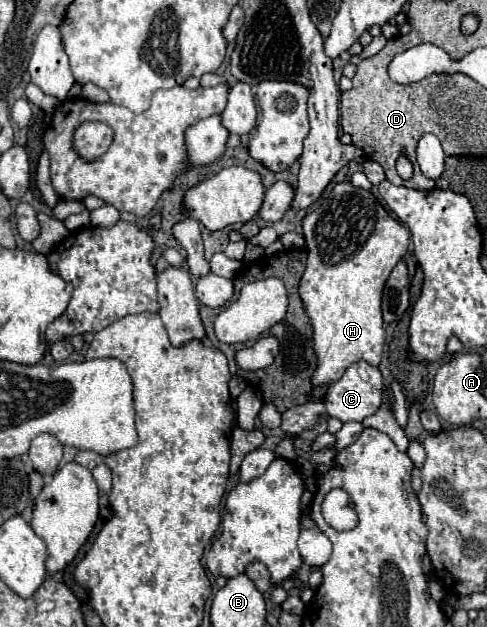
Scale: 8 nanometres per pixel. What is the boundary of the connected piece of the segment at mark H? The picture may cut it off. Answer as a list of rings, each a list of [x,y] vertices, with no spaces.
[[[350,181],[338,183],[330,197],[324,199],[312,213],[302,221],[308,263],[300,281],[300,299],[314,327],[314,351],[318,355],[318,369],[312,383],[336,383],[342,373],[358,359],[378,367],[384,351],[384,323],[380,311],[380,297],[384,283],[390,277],[394,265],[408,251],[408,229],[392,219],[386,209],[376,201],[376,197],[366,189],[356,189]]]

